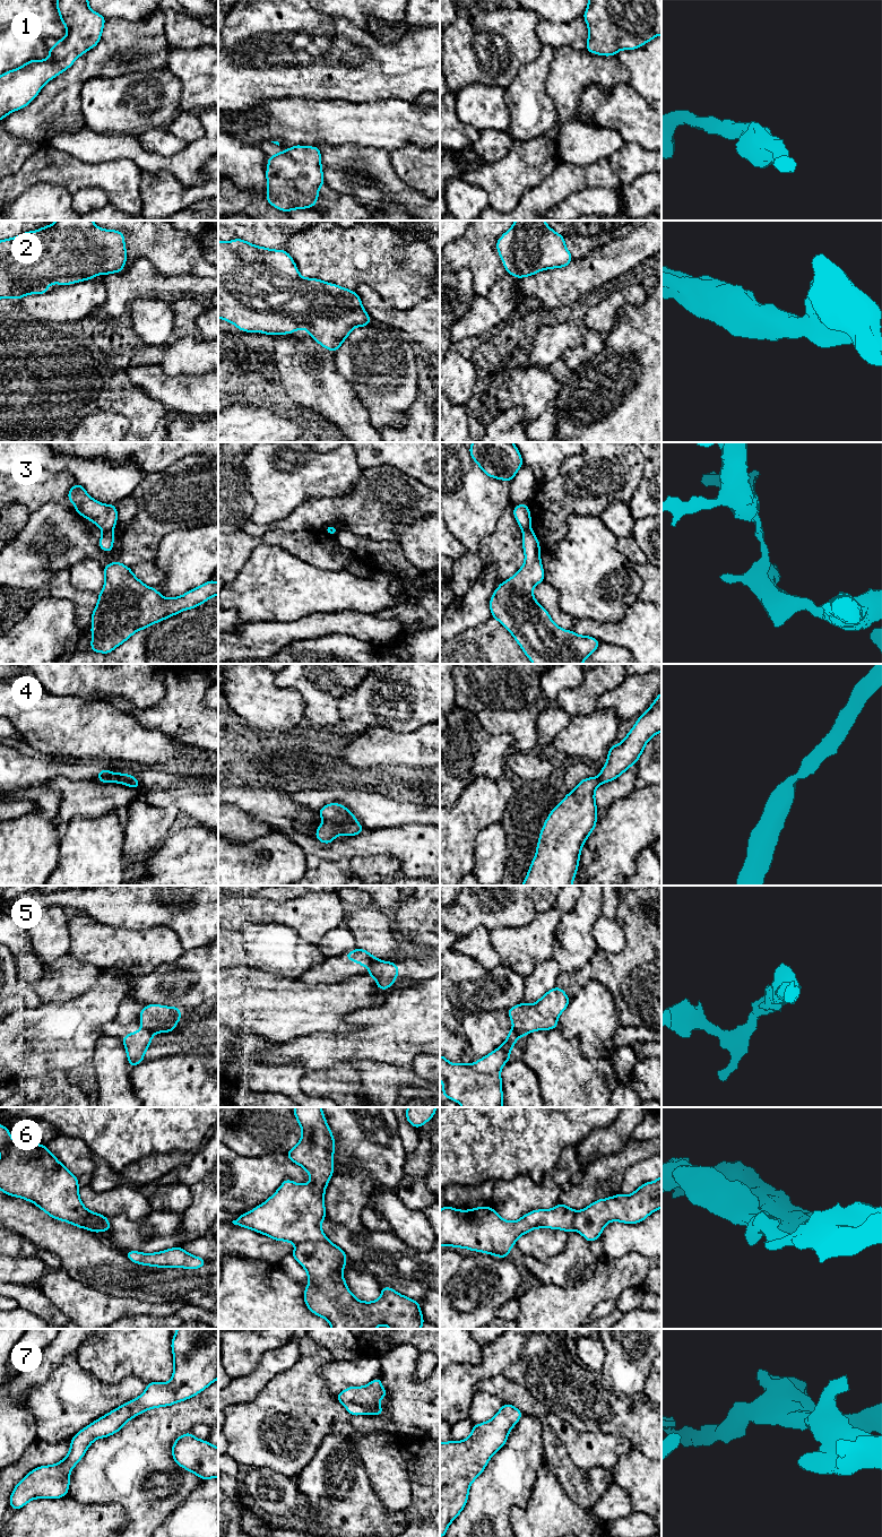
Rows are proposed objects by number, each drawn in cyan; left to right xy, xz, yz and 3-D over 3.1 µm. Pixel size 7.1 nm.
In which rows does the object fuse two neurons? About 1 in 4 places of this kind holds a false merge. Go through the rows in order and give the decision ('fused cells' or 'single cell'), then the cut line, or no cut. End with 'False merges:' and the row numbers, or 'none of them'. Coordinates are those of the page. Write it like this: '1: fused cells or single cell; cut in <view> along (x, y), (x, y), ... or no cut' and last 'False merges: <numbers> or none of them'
1: single cell; no cut
2: single cell; no cut
3: fused cells; cut in xy along (112, 528), (104, 532)
4: single cell; no cut
5: fused cells; cut in xy along (144, 1027), (153, 1034)
6: fused cells; cut in xy along (106, 1218), (86, 1220), (84, 1226)
7: single cell; no cut
False merges: 3, 5, 6

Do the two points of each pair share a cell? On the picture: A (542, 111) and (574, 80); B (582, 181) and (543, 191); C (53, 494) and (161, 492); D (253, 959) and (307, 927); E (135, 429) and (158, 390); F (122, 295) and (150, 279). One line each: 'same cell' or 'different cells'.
A: different cells
B: same cell
C: different cells
D: different cells
E: different cells
F: same cell

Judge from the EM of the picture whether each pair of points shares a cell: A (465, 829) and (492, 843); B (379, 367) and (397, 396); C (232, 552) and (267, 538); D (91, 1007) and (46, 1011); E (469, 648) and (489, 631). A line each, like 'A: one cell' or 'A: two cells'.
A: two cells
B: one cell
C: one cell
D: one cell
E: one cell

